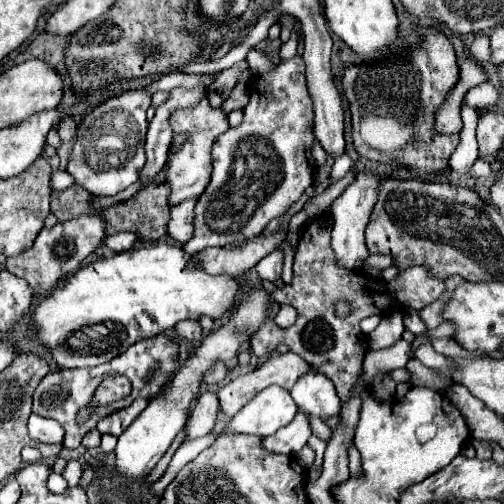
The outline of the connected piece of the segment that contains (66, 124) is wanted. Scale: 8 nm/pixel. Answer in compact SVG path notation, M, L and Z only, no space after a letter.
M64 118L60 124L58 124L58 134L62 138L62 142L70 142L72 136L76 132L76 124L72 118Z

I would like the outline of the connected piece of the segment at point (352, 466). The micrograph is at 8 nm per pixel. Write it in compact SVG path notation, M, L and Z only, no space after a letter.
M352 443L348 450L349 455L349 470L351 477L359 477L362 473L360 454Z

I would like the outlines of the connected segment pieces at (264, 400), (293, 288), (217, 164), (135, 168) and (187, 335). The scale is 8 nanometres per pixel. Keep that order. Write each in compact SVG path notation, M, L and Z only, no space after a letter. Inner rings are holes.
M270 386L258 392L226 426L224 434L272 436L278 428L292 422L298 408L288 390Z
M318 216L304 228L294 256L294 278L290 284L274 292L278 304L290 304L298 310L296 324L292 328L282 329L270 318L250 340L250 346L252 352L262 358L274 352L280 344L286 344L312 368L326 374L334 382L336 392L344 402L352 394L352 388L356 388L356 380L362 372L362 358L368 350L368 340L360 330L360 320L372 314L382 314L392 306L400 310L422 310L446 292L446 284L432 278L424 266L406 268L392 282L384 282L374 276L368 276L366 280L366 276L358 270L344 272L344 268L336 264L336 256L330 246L330 232L332 216ZM342 298L352 306L352 316L348 318L334 314L334 302Z
M302 56L282 60L270 72L258 74L250 84L250 102L242 112L242 124L220 134L212 146L212 180L196 204L194 236L182 246L190 256L208 246L228 246L230 242L258 236L314 180L314 112L306 90Z
M144 88L124 92L94 108L78 126L76 142L68 158L68 174L94 196L116 196L130 184L138 182L140 168L146 164L146 110L152 94Z
M184 320L184 322L176 324L176 334L182 340L192 342L192 340L200 340L202 338L202 328L200 328L198 320Z

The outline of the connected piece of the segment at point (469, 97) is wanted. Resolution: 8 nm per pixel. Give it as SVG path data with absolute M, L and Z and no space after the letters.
M490 82L470 88L464 98L464 106L472 106L472 108L492 108L498 102L500 102L500 94Z

